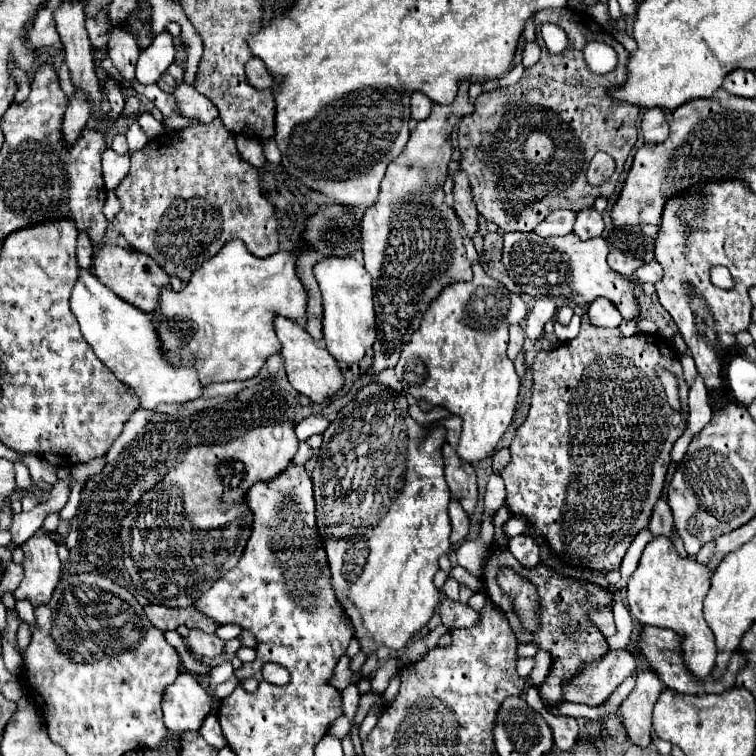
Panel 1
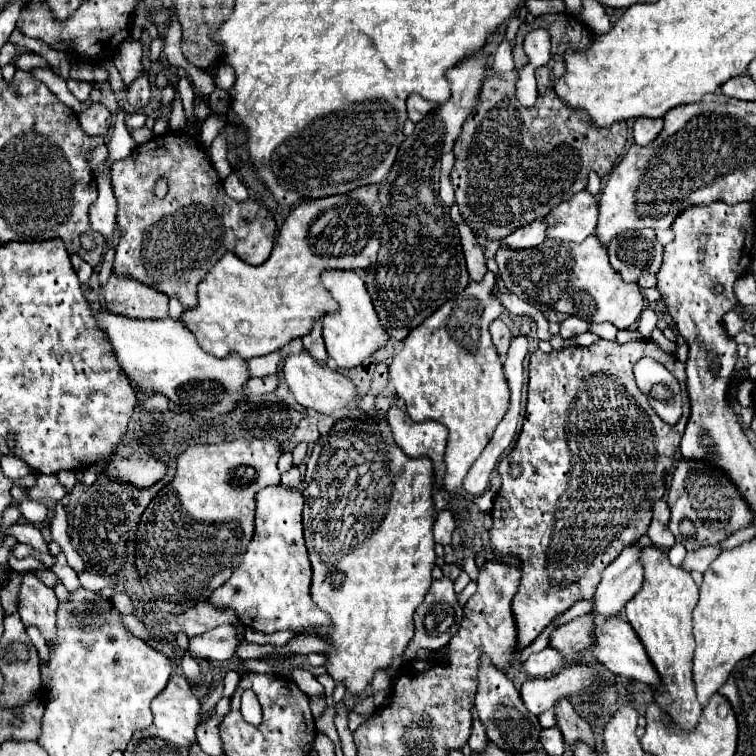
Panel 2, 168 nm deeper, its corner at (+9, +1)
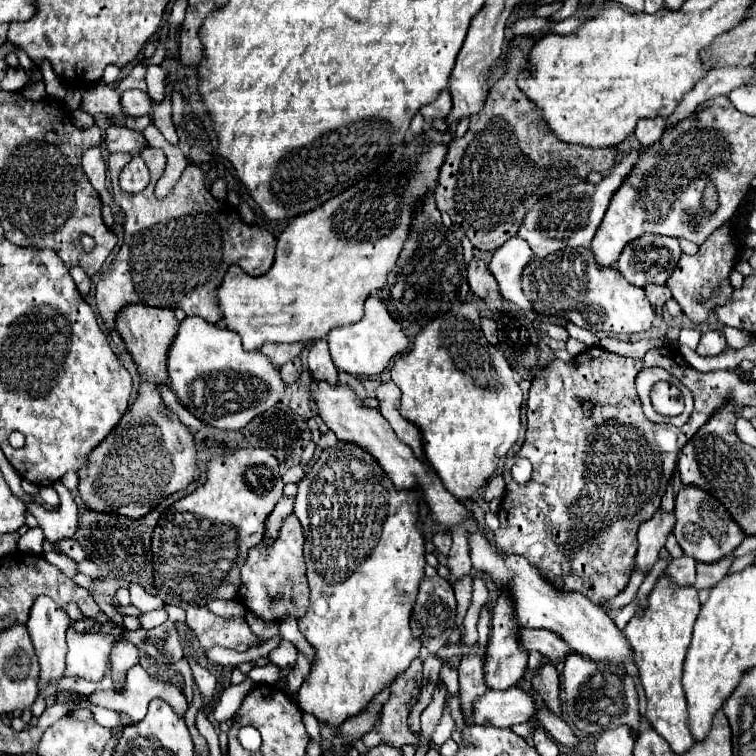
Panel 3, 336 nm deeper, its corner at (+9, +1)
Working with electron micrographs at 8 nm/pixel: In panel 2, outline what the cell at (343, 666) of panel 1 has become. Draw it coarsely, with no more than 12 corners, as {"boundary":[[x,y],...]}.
{"boundary":[[305,668],[291,672],[291,680],[307,696],[323,694],[315,674]]}

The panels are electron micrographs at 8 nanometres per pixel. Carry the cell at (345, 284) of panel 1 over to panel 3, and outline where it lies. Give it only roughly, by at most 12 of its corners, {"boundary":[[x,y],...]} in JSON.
{"boundary":[[385,304],[327,334],[337,370],[379,374],[409,344]]}

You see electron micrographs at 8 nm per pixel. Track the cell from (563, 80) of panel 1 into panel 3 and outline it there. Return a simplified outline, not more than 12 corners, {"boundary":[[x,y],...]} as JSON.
{"boundary":[[535,36],[449,144],[437,208],[479,250],[619,148],[565,144],[517,88]]}

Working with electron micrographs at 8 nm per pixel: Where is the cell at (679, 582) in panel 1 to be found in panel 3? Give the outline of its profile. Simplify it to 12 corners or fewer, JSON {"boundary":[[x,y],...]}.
{"boundary":[[663,572],[625,626],[647,720],[693,744],[681,676],[697,590]]}

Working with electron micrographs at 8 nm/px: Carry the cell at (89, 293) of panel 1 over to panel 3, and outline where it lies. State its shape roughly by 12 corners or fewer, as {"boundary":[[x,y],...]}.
{"boundary":[[187,316],[169,388],[193,416],[243,428],[285,388],[235,332]]}

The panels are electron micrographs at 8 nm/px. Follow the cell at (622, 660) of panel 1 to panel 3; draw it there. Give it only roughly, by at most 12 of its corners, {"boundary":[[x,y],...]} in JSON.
{"boundary":[[519,686],[489,690],[473,704],[475,724],[527,722],[537,710]]}

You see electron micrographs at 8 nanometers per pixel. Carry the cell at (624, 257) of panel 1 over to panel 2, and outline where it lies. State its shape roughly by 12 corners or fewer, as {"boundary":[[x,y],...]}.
{"boundary":[[651,228],[629,230],[607,250],[611,266],[637,282],[657,274],[663,246]]}

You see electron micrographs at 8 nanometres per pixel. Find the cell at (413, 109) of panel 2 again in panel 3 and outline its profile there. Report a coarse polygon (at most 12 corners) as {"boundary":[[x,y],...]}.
{"boundary":[[443,90],[435,102],[421,106],[427,124],[445,118],[451,94]]}

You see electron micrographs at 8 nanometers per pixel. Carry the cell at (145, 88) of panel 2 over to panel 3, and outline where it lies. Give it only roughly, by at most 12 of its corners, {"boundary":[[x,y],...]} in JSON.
{"boundary":[[143,90],[121,94],[125,116],[145,116],[153,100]]}

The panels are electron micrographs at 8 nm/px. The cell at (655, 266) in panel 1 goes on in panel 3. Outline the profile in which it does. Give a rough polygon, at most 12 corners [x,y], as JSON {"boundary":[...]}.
{"boundary":[[645,286],[649,302],[655,308],[671,298],[667,286]]}

